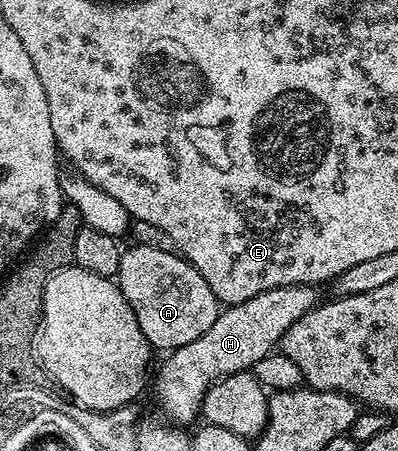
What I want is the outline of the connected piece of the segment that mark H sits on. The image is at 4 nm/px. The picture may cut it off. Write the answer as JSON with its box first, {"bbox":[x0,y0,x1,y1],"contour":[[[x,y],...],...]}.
{"bbox":[157,283,318,425],"contour":[[[307,283],[267,289],[267,293],[251,297],[251,301],[226,306],[218,314],[215,325],[211,325],[199,341],[168,352],[166,359],[169,360],[157,375],[157,403],[166,415],[164,418],[177,425],[186,425],[198,418],[207,389],[228,375],[252,372],[253,366],[263,361],[263,357],[274,354],[283,333],[287,333],[299,317],[318,306],[317,291],[316,286]]]}

